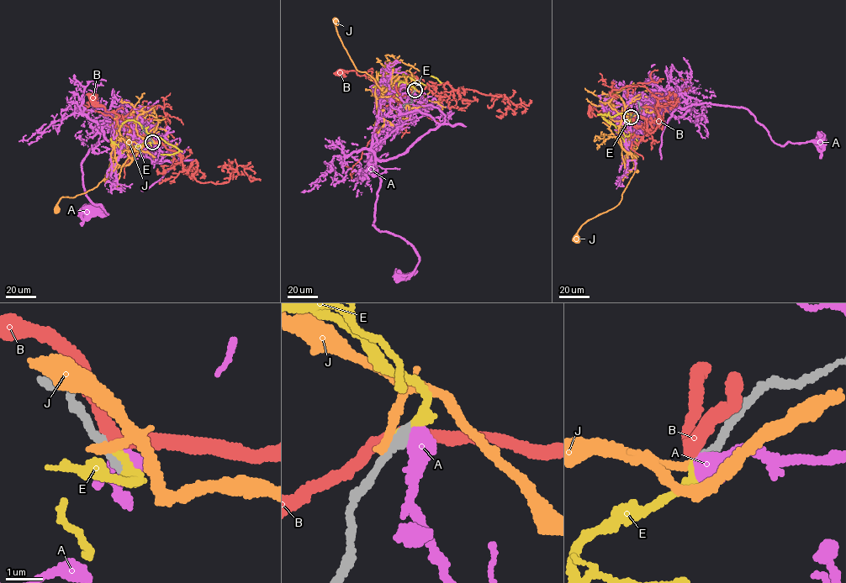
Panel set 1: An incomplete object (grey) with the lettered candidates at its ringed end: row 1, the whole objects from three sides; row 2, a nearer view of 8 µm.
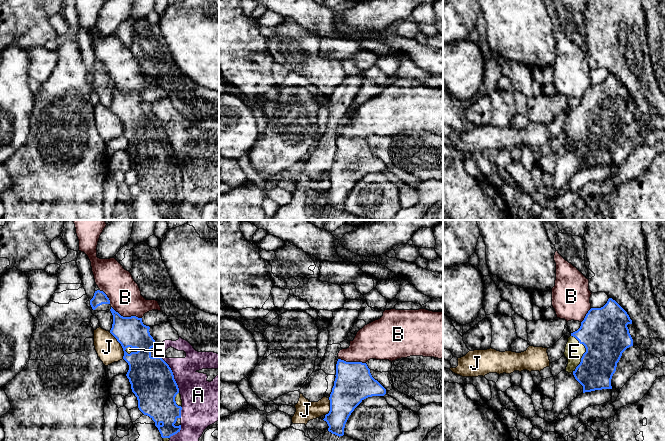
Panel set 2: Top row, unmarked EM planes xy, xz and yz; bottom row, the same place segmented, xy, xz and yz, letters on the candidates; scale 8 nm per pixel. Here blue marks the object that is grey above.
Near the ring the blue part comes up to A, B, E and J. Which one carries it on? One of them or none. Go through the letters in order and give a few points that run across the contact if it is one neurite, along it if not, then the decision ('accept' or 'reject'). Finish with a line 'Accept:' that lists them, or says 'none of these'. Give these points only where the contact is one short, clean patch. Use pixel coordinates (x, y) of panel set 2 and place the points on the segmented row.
A: reject
B: xy (111, 306), (123, 316), (137, 316), (141, 318) | reject
E: accept
J: reject
Accept: E

